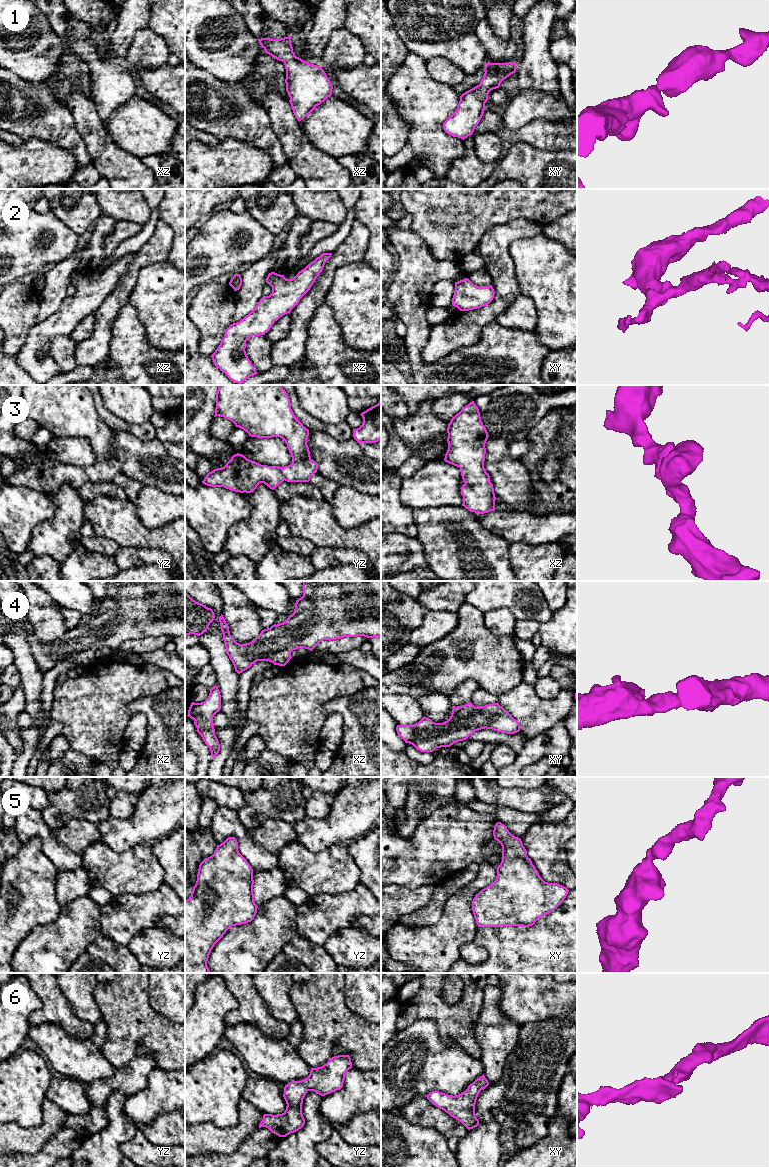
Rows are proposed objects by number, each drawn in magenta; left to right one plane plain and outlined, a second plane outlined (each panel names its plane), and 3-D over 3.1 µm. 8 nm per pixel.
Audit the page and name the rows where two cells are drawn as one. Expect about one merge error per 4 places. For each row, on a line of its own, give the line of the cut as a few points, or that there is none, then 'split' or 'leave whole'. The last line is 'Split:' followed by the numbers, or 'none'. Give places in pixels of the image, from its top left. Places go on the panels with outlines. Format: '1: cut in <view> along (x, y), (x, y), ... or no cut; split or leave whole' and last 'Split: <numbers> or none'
1: no cut; leave whole
2: no cut; leave whole
3: no cut; leave whole
4: no cut; leave whole
5: no cut; leave whole
6: no cut; leave whole
Split: none

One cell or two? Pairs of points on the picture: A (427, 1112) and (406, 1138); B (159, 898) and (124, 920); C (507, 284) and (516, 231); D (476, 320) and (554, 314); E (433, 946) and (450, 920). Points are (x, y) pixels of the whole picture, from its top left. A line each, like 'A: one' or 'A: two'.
A: two
B: one
C: one
D: two
E: one

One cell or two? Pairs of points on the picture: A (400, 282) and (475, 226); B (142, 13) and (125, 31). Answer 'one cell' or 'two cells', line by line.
A: two cells
B: one cell

